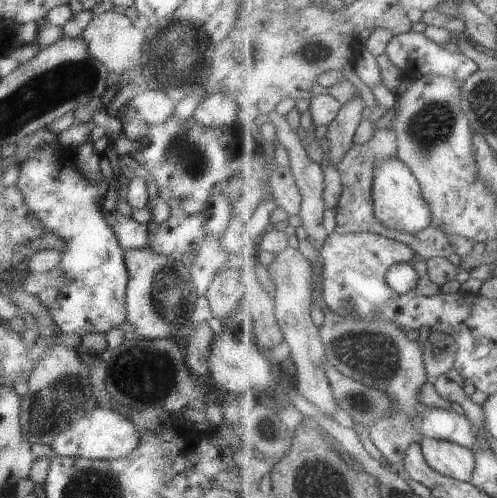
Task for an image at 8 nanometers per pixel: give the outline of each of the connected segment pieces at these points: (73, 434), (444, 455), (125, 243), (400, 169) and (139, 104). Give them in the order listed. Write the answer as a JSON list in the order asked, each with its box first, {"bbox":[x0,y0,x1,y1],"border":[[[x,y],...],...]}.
[{"bbox":[52,404,141,459],"border":[[[98,404],[80,420],[55,436],[52,450],[61,457],[77,459],[119,459],[128,456],[141,440],[136,425],[115,409],[101,408]]]},{"bbox":[421,437,479,482],"border":[[[424,437],[421,443],[433,469],[464,482],[473,482],[479,466],[475,450],[456,441],[434,437]]]},{"bbox":[104,209,148,249],"border":[[[104,209],[106,222],[114,231],[119,245],[124,249],[139,249],[148,245],[147,226],[135,221],[132,217],[125,217],[116,211]]]},{"bbox":[375,156,434,233],"border":[[[399,156],[384,159],[375,174],[375,211],[384,224],[407,233],[418,233],[431,228],[434,213],[424,196],[419,177]]]},{"bbox":[128,87,175,123],"border":[[[149,87],[142,94],[134,97],[128,105],[132,105],[146,122],[163,123],[173,116],[175,103],[165,90]]]}]

